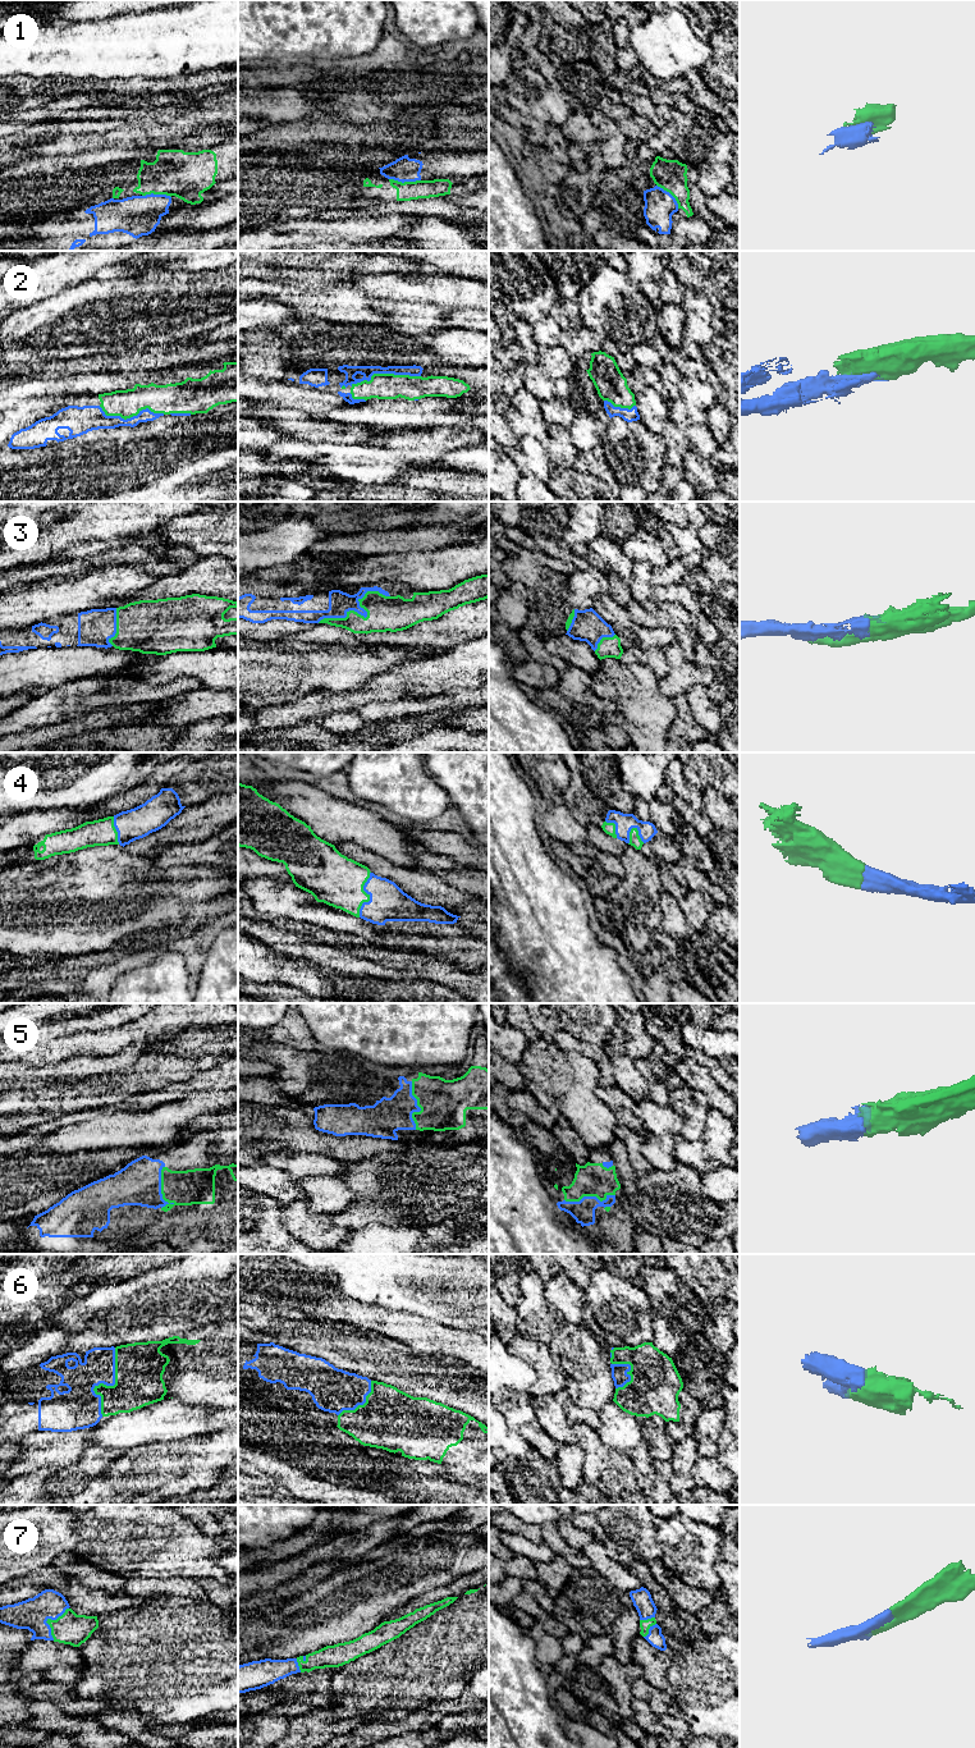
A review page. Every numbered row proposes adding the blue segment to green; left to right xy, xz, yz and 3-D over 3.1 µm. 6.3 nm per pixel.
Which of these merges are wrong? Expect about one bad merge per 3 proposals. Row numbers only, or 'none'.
1

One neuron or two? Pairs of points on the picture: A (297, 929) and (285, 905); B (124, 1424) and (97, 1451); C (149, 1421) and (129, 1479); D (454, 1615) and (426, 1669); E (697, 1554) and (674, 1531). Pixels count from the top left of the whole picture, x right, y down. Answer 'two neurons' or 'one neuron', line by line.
A: two neurons
B: two neurons
C: two neurons
D: one neuron
E: one neuron

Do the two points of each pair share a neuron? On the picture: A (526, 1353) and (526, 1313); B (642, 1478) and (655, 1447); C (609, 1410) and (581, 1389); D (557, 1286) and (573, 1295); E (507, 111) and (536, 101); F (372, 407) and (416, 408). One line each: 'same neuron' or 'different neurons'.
A: different neurons
B: different neurons
C: different neurons
D: same neuron
E: different neurons
F: same neuron

